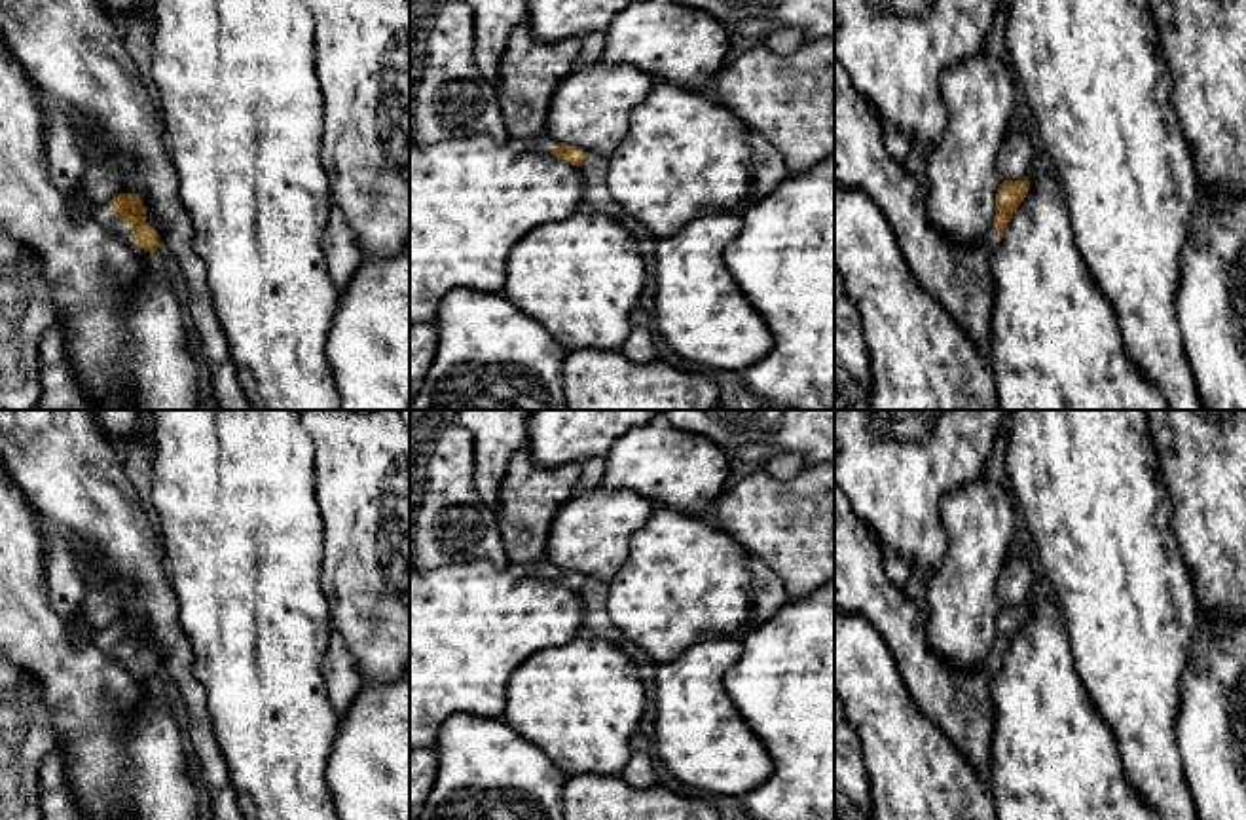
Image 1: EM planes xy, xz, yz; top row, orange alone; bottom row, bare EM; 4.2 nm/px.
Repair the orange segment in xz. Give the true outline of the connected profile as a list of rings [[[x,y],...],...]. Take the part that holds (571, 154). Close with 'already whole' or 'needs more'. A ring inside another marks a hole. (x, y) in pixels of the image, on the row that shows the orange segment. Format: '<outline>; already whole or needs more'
[[[523,21],[510,34],[495,84],[510,137],[577,167],[582,165],[588,152],[556,144],[546,129],[546,112],[556,85],[573,72],[580,47],[582,38],[539,42],[529,23]]]; needs more

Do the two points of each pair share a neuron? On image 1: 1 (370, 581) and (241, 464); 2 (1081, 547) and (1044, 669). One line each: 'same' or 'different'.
1: different
2: different

